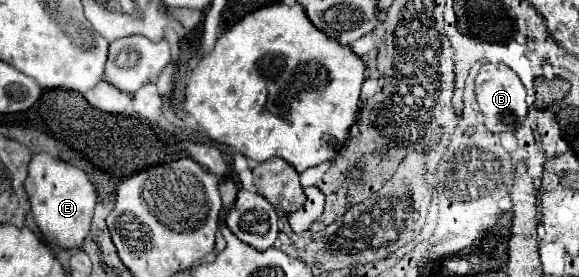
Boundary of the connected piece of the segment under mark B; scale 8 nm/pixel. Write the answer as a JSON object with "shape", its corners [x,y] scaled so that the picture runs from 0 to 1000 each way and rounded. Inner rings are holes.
{"shape":[[[836,231],[826,260],[822,282],[822,347],[829,368],[829,397],[836,412],[836,448],[850,469],[850,477],[877,477],[877,469],[891,469],[912,397],[908,375],[908,318],[902,310],[895,267],[877,245],[874,231]]]}

